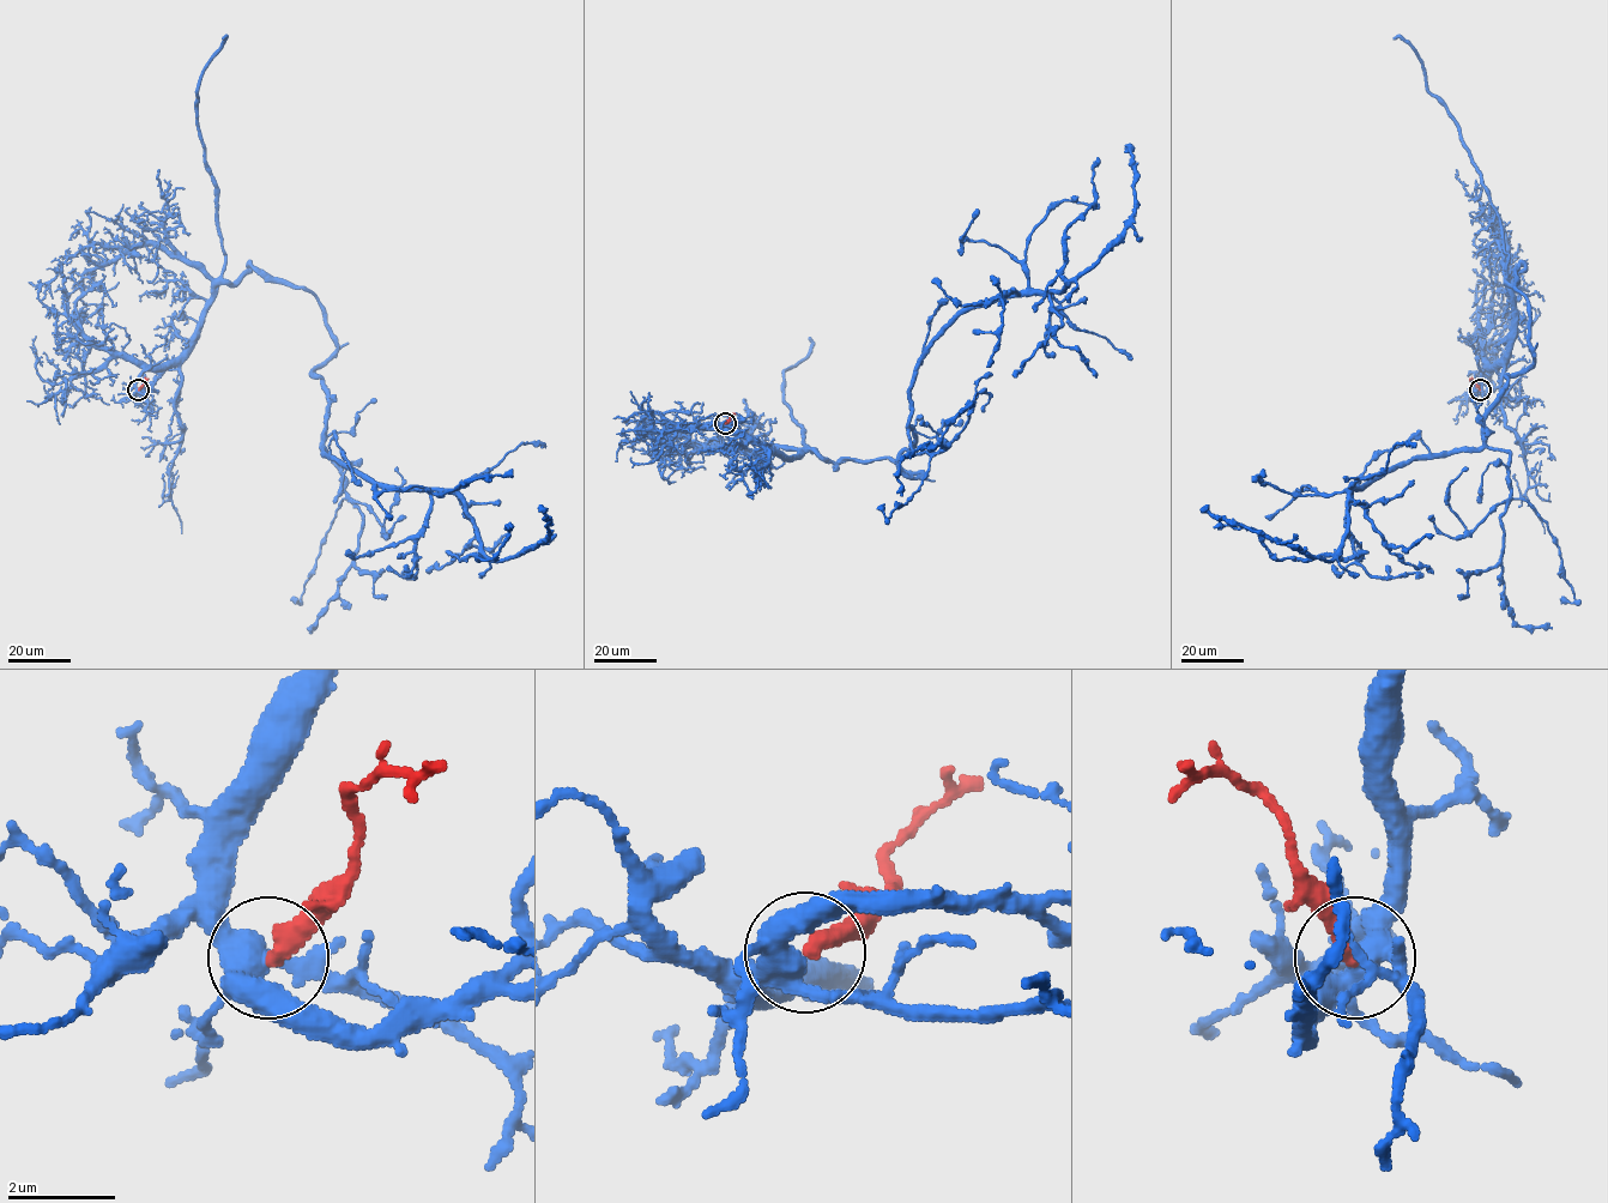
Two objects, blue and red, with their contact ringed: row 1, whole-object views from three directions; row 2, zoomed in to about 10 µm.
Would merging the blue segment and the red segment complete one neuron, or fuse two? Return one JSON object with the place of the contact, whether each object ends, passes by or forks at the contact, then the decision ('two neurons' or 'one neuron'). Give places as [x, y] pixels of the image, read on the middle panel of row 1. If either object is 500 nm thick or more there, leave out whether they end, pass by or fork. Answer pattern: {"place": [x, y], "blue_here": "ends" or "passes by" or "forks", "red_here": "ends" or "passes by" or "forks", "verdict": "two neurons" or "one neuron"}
{"place": [725, 423], "blue_here": "forks", "red_here": "ends", "verdict": "one neuron"}

